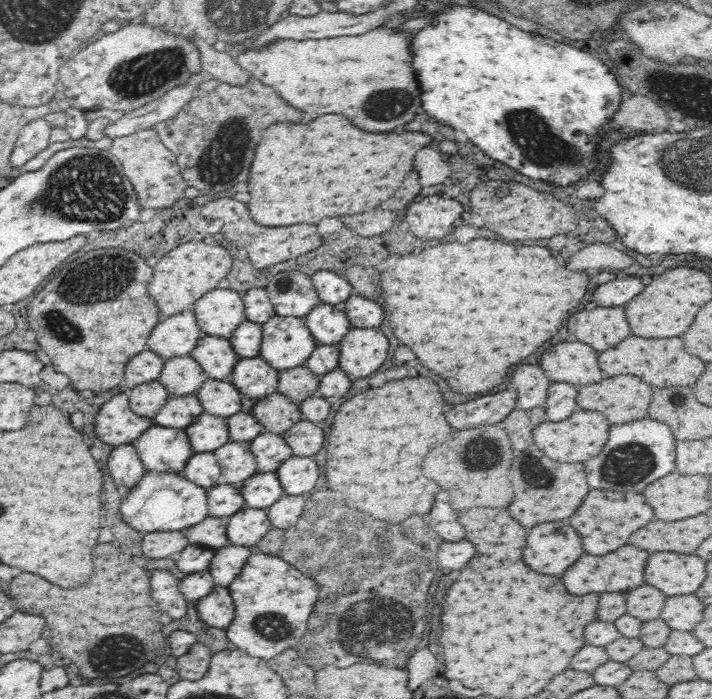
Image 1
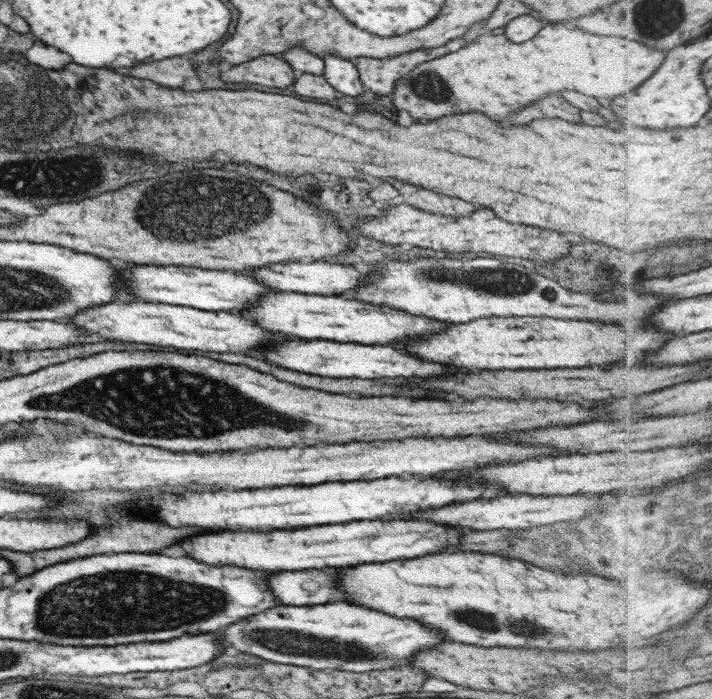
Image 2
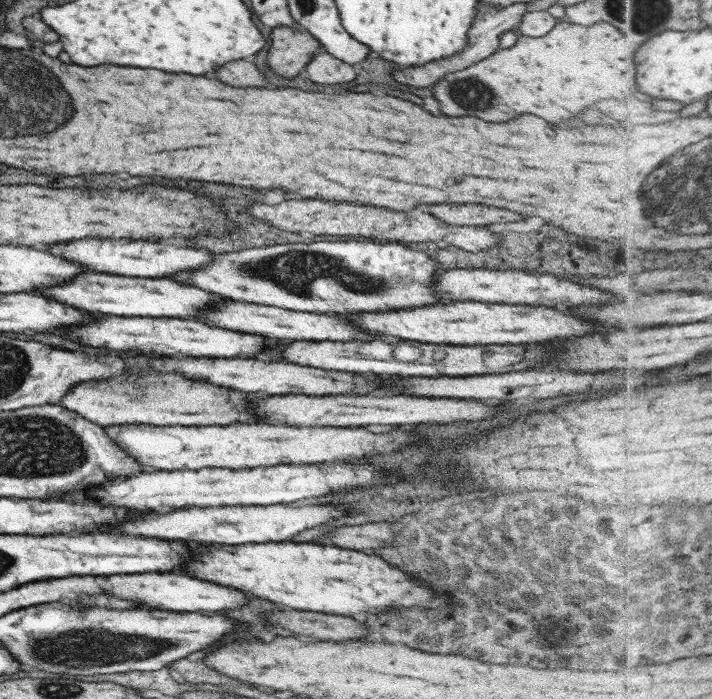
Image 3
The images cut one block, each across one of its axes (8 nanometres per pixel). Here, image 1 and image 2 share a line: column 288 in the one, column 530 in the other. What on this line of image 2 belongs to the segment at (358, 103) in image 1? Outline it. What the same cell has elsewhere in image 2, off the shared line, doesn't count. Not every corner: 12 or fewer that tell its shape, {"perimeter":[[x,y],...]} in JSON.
{"perimeter":[[545,22],[396,81],[412,118],[636,92],[664,50]]}

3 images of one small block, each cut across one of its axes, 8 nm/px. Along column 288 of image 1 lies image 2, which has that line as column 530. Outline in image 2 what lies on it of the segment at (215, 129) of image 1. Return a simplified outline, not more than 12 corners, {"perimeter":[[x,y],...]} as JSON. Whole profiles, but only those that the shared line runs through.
{"perimeter":[[546,96],[514,114],[512,124],[538,118],[582,122],[580,110],[560,96]]}

